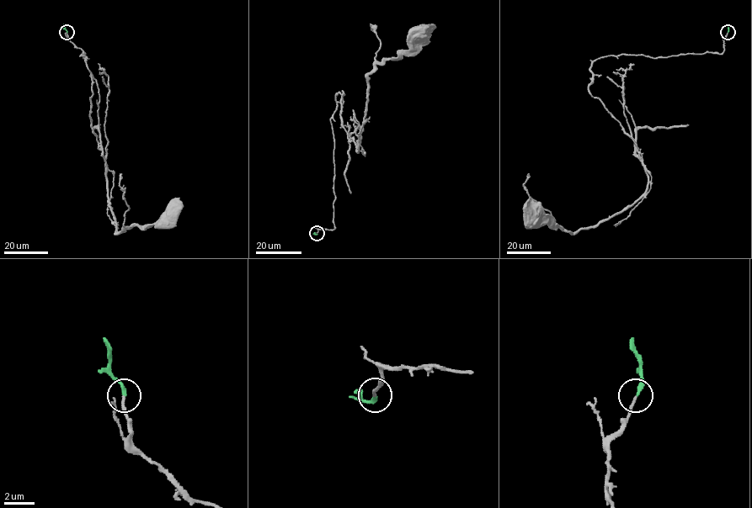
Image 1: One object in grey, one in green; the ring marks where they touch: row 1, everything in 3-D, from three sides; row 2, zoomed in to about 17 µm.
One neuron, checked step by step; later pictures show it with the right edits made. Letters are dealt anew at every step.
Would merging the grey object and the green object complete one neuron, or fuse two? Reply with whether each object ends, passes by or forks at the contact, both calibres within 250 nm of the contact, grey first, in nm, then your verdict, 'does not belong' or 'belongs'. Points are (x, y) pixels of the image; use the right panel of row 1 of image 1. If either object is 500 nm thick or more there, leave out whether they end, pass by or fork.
grey ends there; green ends there; 180 nm thick on the grey side, 240 nm on the other; belongs

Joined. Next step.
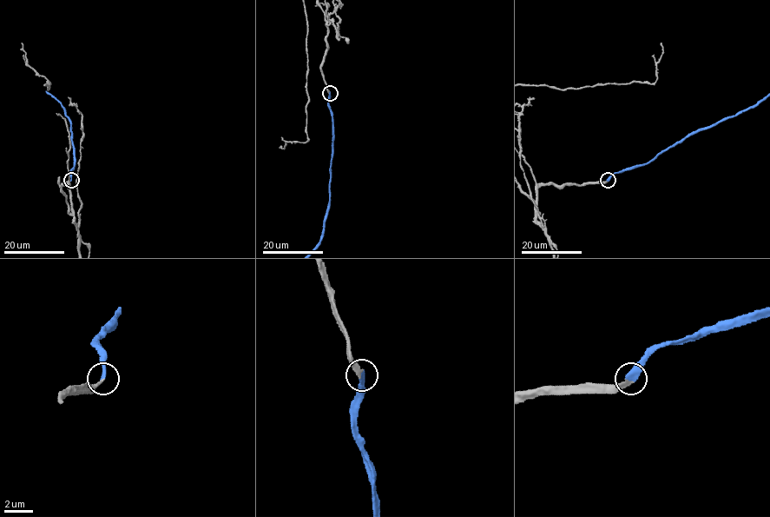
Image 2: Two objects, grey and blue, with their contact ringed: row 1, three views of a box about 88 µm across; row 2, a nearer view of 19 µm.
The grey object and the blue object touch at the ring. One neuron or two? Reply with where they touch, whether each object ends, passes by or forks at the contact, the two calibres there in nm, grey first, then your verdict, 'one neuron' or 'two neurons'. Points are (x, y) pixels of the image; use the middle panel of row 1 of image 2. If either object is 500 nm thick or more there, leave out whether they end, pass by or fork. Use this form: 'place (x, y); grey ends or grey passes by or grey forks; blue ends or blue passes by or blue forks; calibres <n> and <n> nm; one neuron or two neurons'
place (330, 93); grey ends; blue ends; calibres 280 and 380 nm; one neuron

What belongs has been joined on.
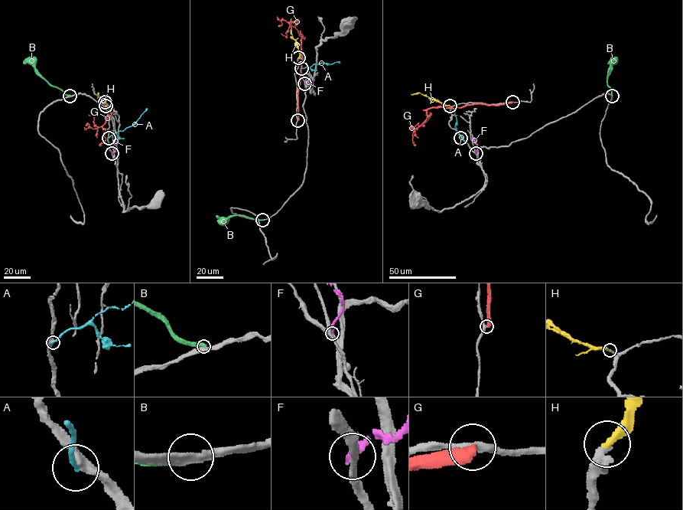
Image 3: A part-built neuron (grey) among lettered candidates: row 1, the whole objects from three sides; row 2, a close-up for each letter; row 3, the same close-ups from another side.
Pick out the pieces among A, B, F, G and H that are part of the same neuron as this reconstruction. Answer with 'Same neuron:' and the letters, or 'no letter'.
Same neuron: H

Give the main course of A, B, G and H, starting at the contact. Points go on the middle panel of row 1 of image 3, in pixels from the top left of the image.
A: (301, 68), (320, 63), (339, 63)
B: (262, 220), (230, 215), (222, 224)
G: (298, 120), (302, 55), (300, 34), (292, 26), (287, 31), (286, 37), (281, 34)
H: (298, 57), (299, 51), (291, 34), (291, 18)

